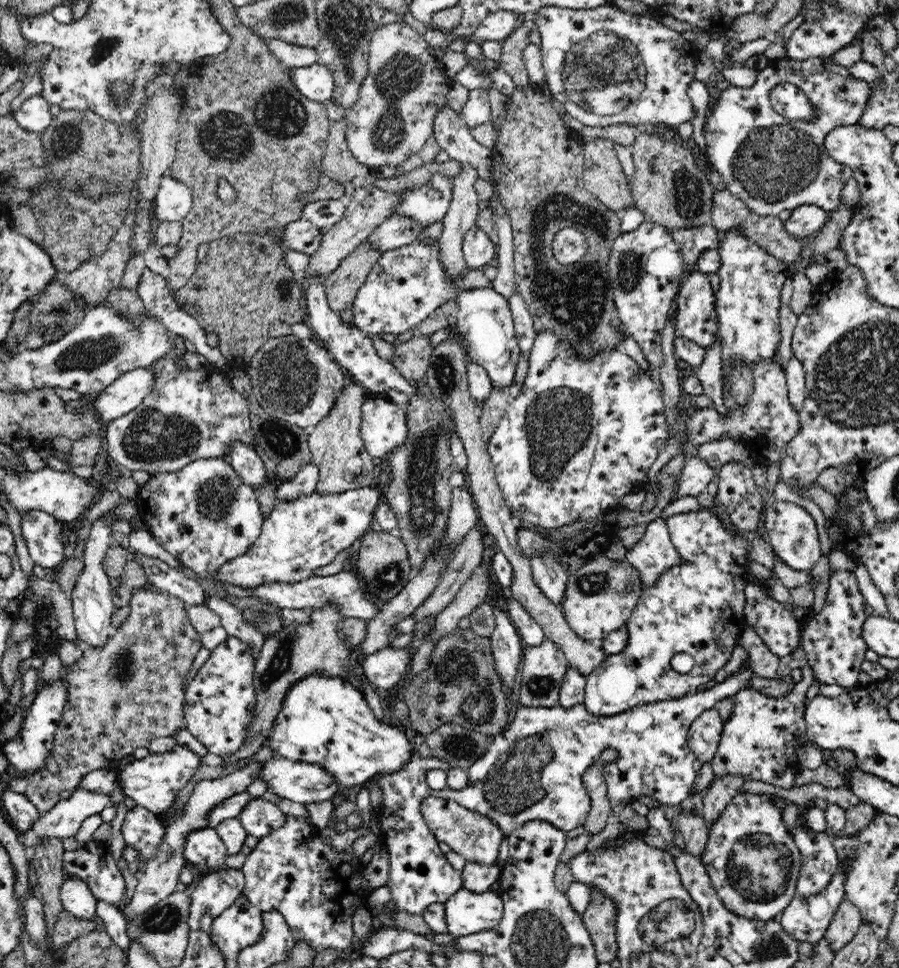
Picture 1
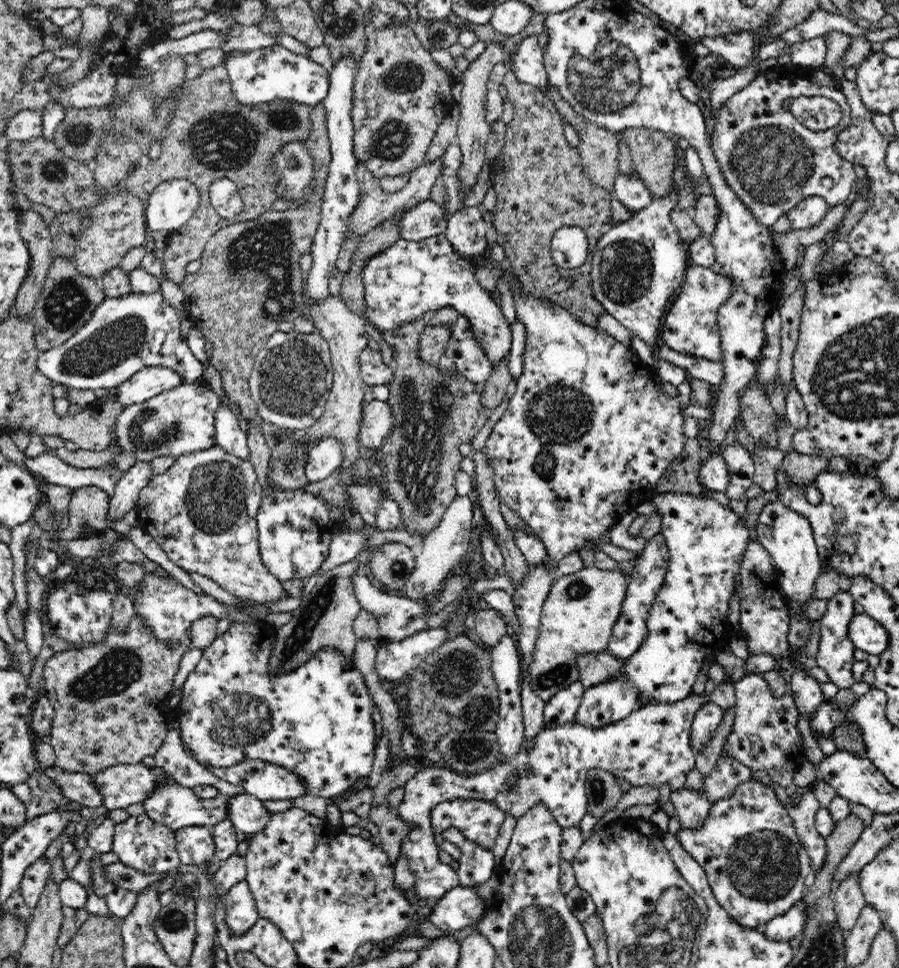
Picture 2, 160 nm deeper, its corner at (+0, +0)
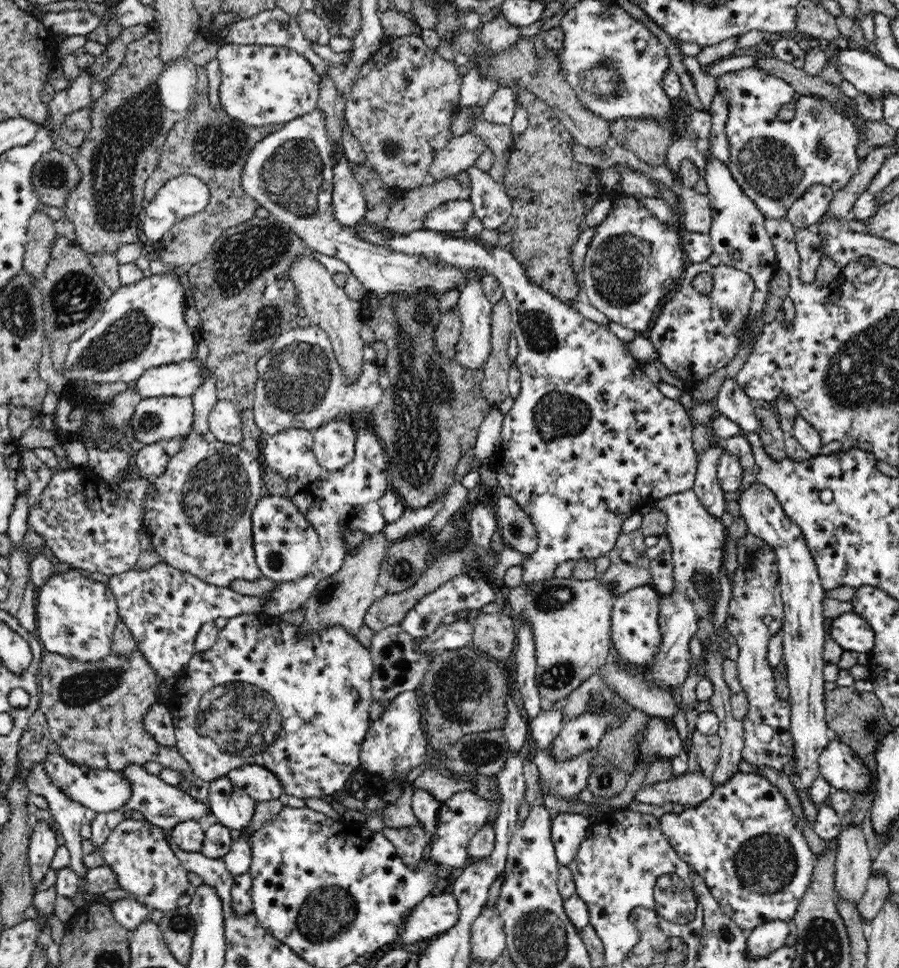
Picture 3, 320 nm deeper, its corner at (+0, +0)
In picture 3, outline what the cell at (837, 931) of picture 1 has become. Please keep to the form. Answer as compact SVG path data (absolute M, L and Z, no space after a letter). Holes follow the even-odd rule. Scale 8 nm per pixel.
M862 823L844 828L836 842L835 890L841 898L856 904L866 892L873 863Z

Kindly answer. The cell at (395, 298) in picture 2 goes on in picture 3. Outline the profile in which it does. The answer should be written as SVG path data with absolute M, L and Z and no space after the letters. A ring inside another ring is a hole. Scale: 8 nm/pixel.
M320 109L314 110L310 114L283 124L278 131L266 136L254 146L240 170L242 171L240 187L248 197L256 200L259 207L266 209L272 218L287 224L304 241L309 252L343 260L351 268L352 274L362 282L364 288L377 297L384 298L388 294L410 296L410 294L416 294L418 290L424 290L424 288L431 290L435 296L440 297L446 290L450 290L454 286L456 290L460 290L466 282L466 274L459 267L453 265L444 268L444 266L438 264L438 261L428 260L424 256L408 256L406 253L394 252L367 243L356 236L353 227L344 226L334 217L332 198L334 184L333 150L328 131L326 131L326 115Z

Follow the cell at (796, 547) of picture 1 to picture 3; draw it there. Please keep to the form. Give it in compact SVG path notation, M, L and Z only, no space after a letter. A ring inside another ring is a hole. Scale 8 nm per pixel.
M755 482L748 488L740 490L737 500L740 516L744 519L747 532L767 542L774 553L779 569L781 598L784 604L783 614L783 657L787 671L787 684L790 688L791 722L790 735L794 741L794 756L792 756L792 774L790 781L794 791L802 803L804 817L815 828L815 820L820 805L809 796L809 788L819 771L819 758L825 752L831 739L831 732L825 721L824 684L823 677L826 661L824 660L825 622L823 602L827 598L820 581L814 558L800 527L788 518L777 496L762 483Z

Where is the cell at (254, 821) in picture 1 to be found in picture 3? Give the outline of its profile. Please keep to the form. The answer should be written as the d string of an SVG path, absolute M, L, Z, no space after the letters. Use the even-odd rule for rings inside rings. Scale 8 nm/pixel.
M227 774L205 785L208 789L208 810L214 814L216 822L230 830L242 832L242 830L248 828L250 820L254 816L254 808L256 808L257 802L243 788L235 786Z

